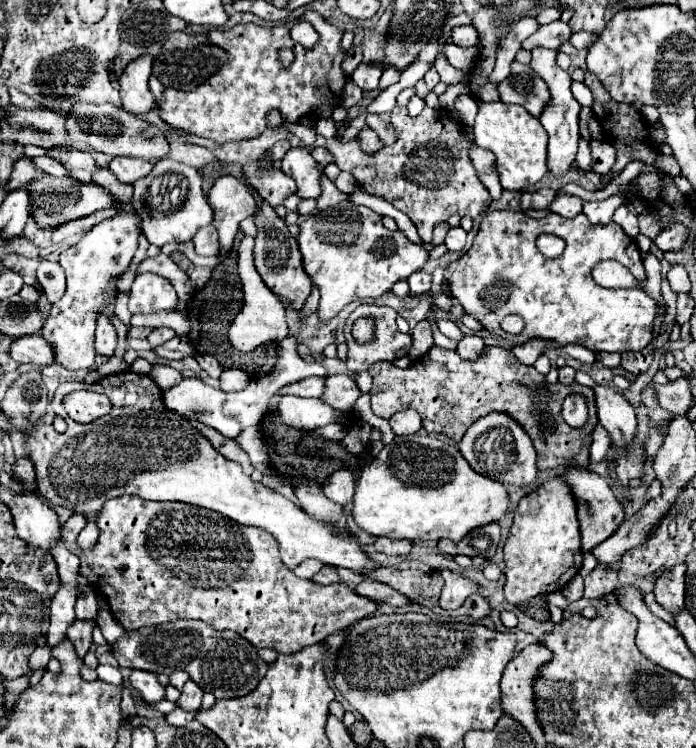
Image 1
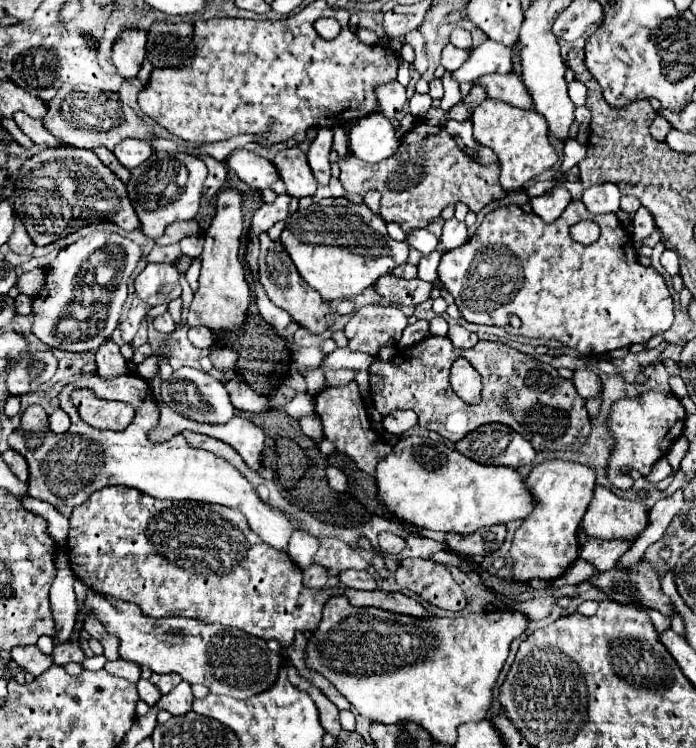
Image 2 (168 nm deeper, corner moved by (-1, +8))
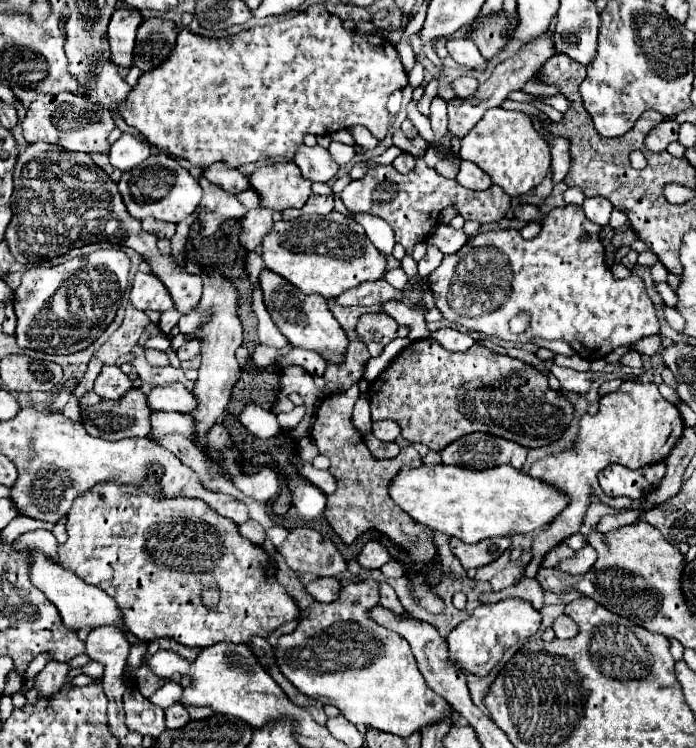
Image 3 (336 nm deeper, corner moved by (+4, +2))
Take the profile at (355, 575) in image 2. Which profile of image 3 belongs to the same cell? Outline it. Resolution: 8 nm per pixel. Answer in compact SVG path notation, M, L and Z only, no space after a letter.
M318 577L314 583L310 583L306 589L308 593L320 601L320 603L330 603L336 601L340 595L340 581L336 577Z

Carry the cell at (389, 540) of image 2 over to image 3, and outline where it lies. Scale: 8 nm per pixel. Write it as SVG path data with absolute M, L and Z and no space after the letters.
M368 541L364 545L364 549L360 551L358 555L358 561L362 567L368 567L368 569L380 569L384 563L390 561L390 553L384 545L380 545L378 541Z

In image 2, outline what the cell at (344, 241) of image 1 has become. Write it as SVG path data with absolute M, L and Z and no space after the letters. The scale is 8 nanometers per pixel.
M343 197L321 199L307 209L289 215L279 241L299 275L327 303L363 293L363 289L371 287L381 275L391 273L409 257L407 241L387 237L385 221L381 217L373 215L365 203L355 205Z

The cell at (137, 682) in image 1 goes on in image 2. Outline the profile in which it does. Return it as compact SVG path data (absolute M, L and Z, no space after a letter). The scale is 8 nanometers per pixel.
M117 659L117 661L107 661L103 667L107 673L129 679L131 683L137 683L141 679L141 671L137 667L137 663L129 663L125 659Z

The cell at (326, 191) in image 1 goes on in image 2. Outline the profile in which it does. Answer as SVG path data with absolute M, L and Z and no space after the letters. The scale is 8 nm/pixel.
M319 129L317 139L311 143L311 147L307 151L309 167L311 167L311 171L320 185L328 185L332 176L329 160L331 141L333 141L333 131L331 129Z

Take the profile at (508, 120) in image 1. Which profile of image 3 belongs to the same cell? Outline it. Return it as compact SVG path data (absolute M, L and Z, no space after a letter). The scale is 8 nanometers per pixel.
M502 107L488 109L484 119L480 119L472 131L462 139L460 157L474 161L482 167L492 183L500 185L510 197L518 197L542 183L550 169L550 147L534 131L528 115L520 111L506 111Z

